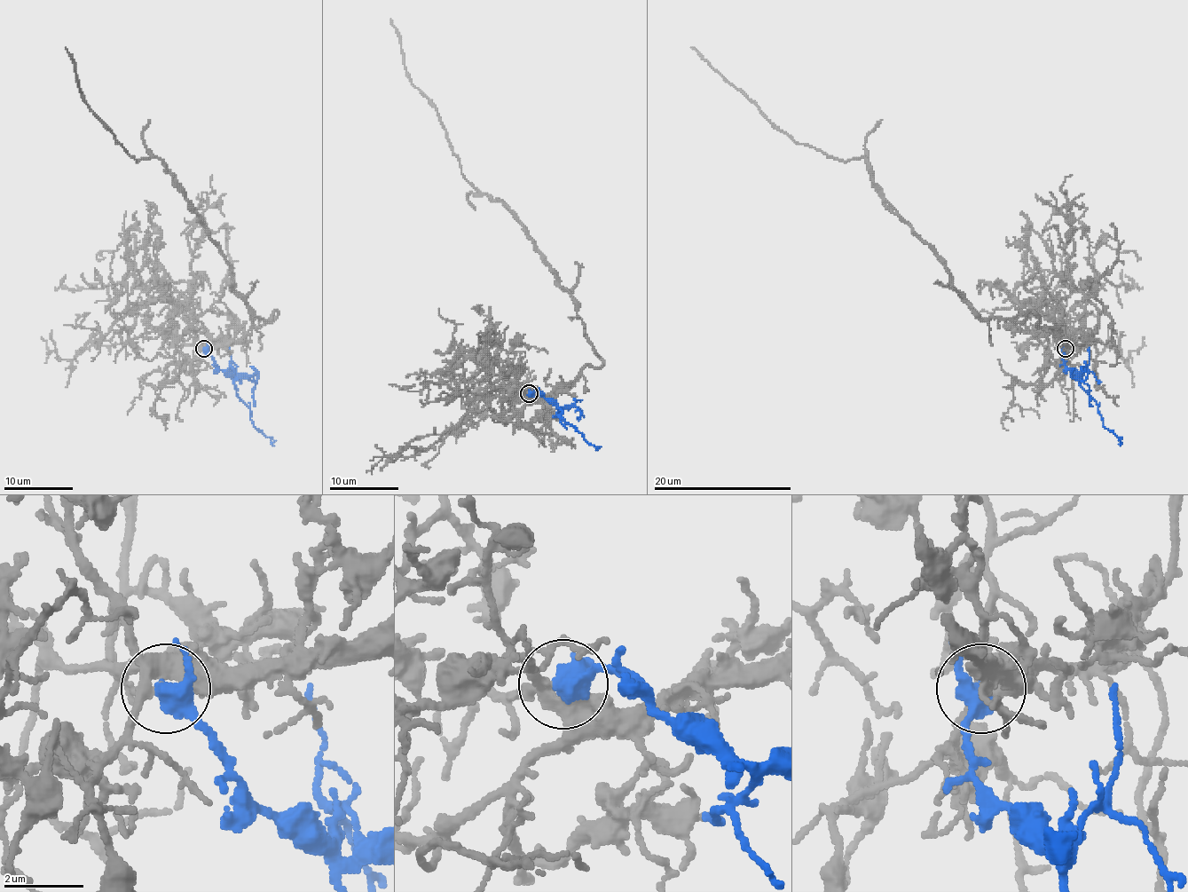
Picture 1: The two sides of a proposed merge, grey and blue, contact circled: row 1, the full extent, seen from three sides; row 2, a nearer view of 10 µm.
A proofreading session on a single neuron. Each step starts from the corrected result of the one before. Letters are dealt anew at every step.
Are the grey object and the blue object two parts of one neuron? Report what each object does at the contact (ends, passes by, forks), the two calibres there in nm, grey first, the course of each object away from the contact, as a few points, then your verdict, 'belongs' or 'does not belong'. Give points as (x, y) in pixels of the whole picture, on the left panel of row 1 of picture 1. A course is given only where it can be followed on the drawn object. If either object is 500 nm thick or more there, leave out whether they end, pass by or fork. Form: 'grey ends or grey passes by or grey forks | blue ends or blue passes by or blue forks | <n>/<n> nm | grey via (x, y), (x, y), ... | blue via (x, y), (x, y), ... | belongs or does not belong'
grey forks | blue passes by | 200/460 nm | grey via (203, 349), (278, 312), (251, 318), (167, 166), (136, 161), (117, 142), (86, 104), (66, 47) | blue via (203, 349), (231, 378), (236, 396), (250, 409), (251, 423), (274, 446) | belongs

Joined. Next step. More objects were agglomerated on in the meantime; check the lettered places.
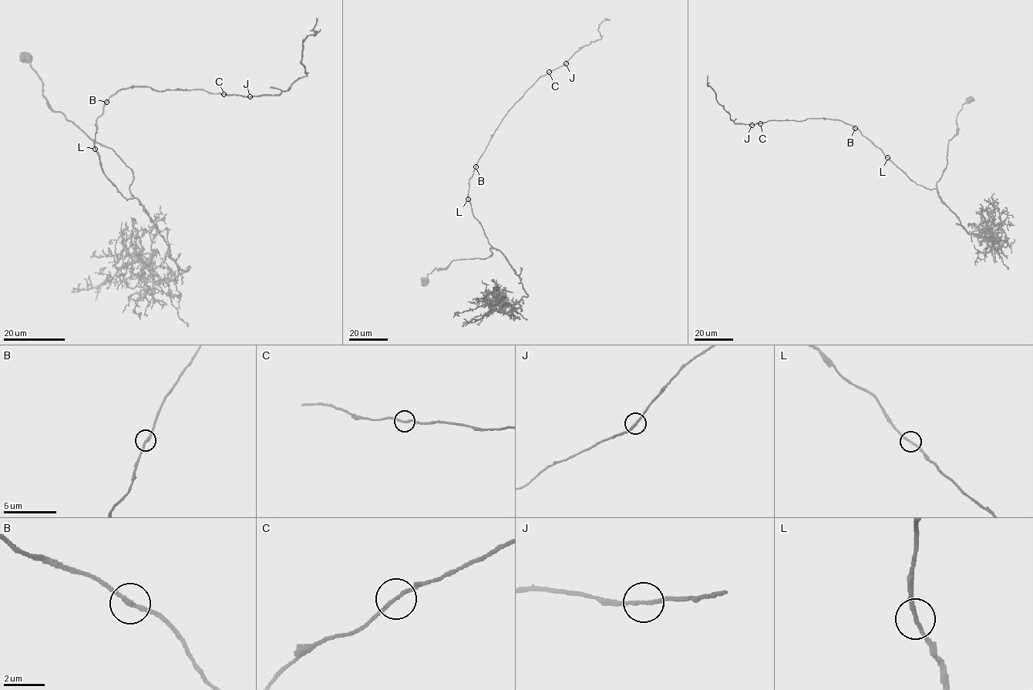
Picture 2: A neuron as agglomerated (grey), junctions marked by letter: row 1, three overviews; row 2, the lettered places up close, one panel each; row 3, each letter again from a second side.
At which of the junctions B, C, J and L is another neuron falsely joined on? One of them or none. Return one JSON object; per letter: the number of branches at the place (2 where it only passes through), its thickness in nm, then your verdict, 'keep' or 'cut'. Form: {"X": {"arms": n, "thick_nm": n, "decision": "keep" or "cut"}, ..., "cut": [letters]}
{"B": {"arms": 2, "thick_nm": 170, "decision": "keep"}, "C": {"arms": 2, "thick_nm": 150, "decision": "keep"}, "J": {"arms": 2, "thick_nm": 170, "decision": "keep"}, "L": {"arms": 2, "thick_nm": 160, "decision": "keep"}, "cut": []}

